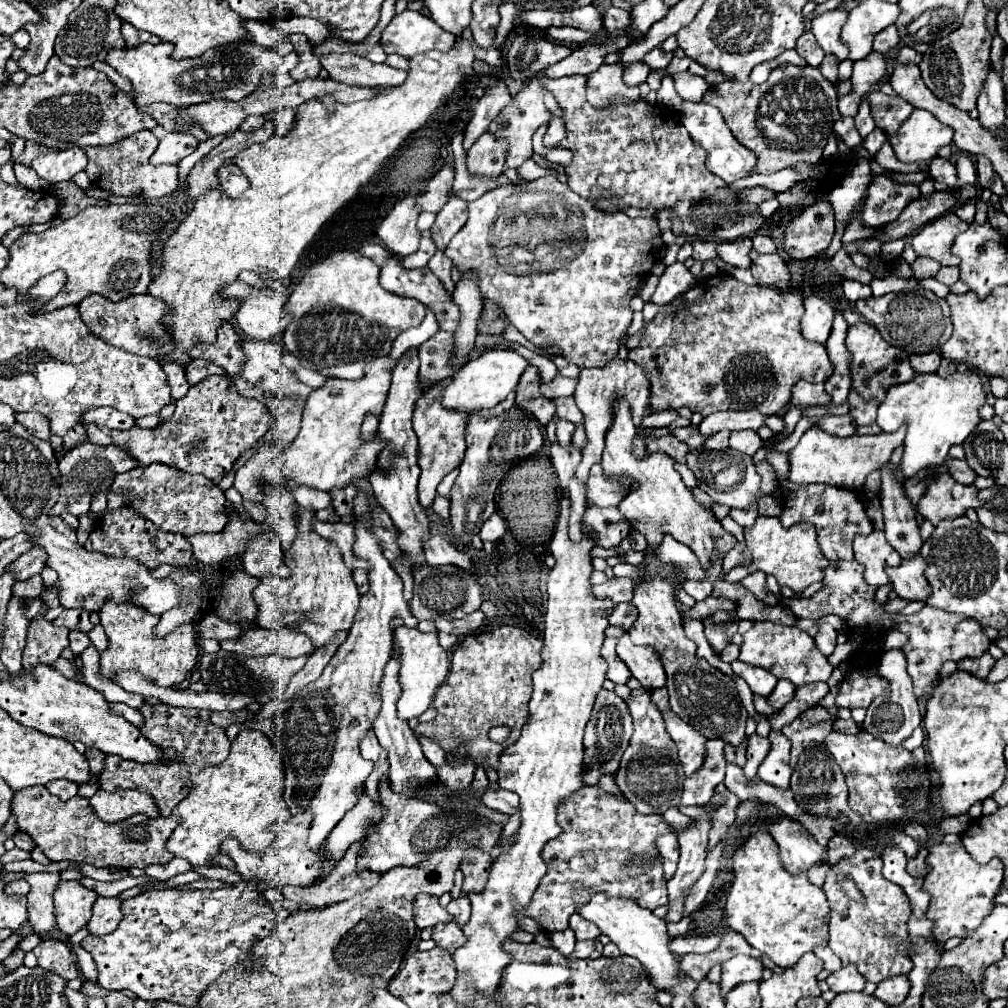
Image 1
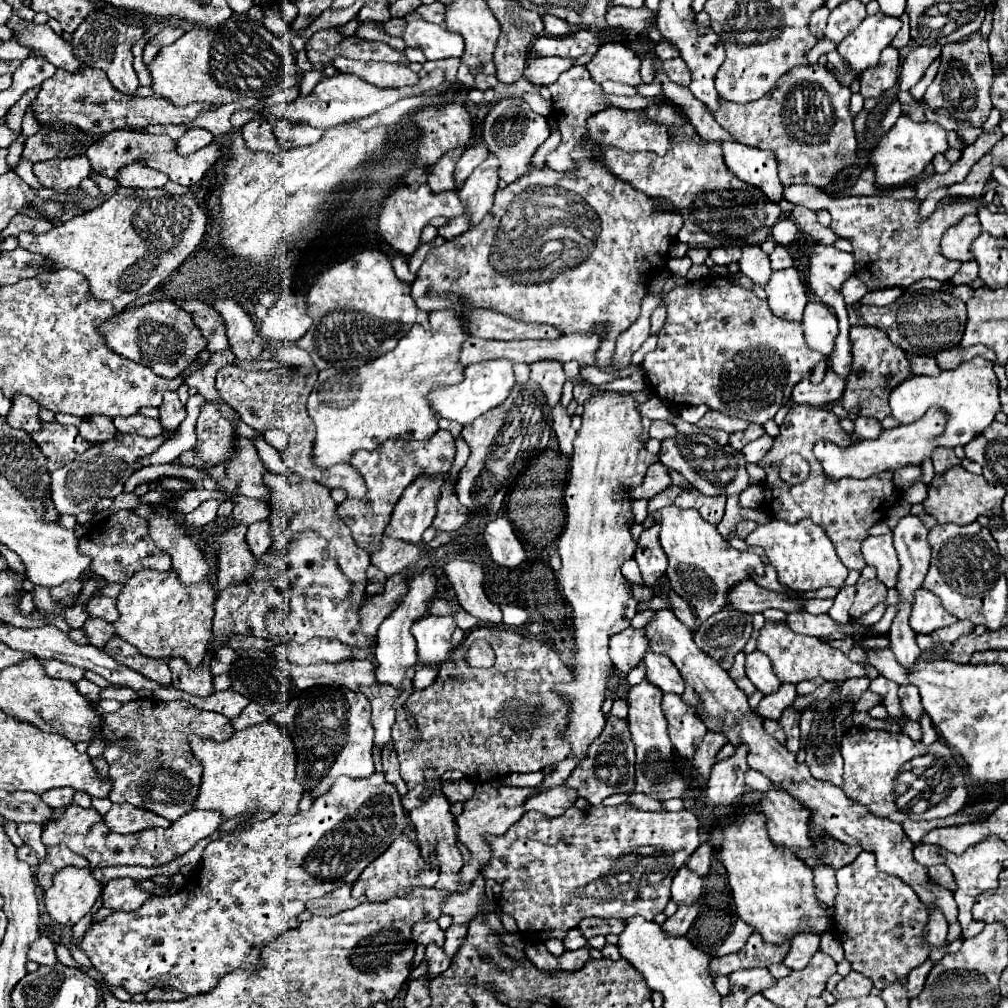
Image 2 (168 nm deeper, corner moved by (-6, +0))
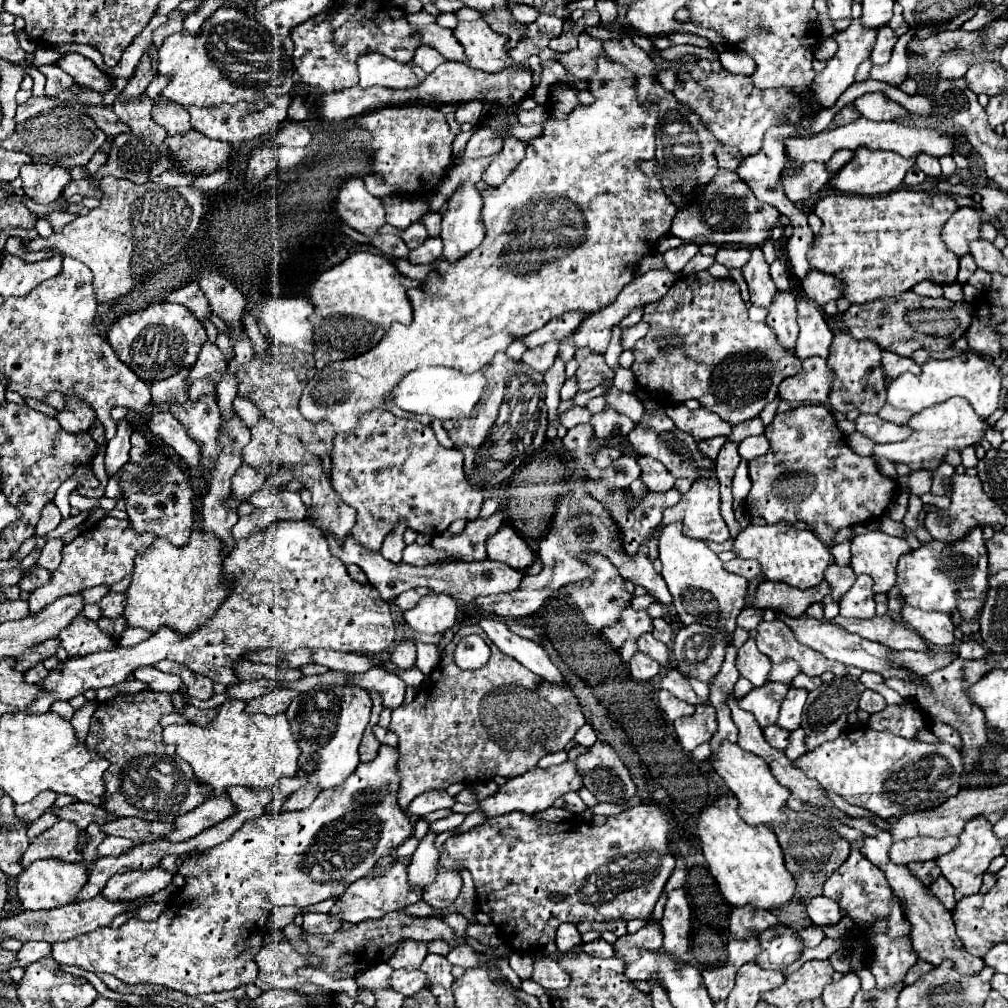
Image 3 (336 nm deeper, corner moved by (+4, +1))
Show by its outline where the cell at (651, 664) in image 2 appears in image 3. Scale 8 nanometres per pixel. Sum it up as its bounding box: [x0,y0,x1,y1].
[659,670,703,704]

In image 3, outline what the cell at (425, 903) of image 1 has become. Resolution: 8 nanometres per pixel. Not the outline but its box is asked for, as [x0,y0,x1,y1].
[387,940,427,970]

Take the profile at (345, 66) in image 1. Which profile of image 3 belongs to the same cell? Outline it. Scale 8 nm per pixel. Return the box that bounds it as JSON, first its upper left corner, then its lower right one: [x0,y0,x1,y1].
[357,54,417,88]

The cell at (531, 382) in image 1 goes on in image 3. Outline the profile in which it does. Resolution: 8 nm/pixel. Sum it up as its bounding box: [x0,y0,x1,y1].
[521,342,559,372]

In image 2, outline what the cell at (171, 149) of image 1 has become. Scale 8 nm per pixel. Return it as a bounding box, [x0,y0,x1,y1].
[177,129,213,155]

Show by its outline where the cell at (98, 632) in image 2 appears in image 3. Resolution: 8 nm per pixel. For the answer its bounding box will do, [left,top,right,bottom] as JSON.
[99,616,127,638]

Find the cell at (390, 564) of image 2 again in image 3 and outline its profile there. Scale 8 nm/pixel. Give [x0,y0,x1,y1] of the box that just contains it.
[403,544,441,566]

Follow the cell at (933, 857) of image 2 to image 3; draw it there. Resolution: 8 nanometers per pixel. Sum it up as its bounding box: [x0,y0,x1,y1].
[909,860,941,886]

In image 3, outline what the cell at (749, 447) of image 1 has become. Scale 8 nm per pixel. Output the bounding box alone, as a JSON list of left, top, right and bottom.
[739,436,769,460]

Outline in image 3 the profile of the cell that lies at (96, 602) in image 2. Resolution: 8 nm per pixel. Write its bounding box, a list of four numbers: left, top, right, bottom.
[99,592,125,618]

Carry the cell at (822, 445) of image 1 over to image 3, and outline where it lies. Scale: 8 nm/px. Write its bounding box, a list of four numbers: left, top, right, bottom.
[873,398,991,470]

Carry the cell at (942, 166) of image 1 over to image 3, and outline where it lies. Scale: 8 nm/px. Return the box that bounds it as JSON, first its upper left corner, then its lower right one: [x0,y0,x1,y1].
[917,154,941,178]

